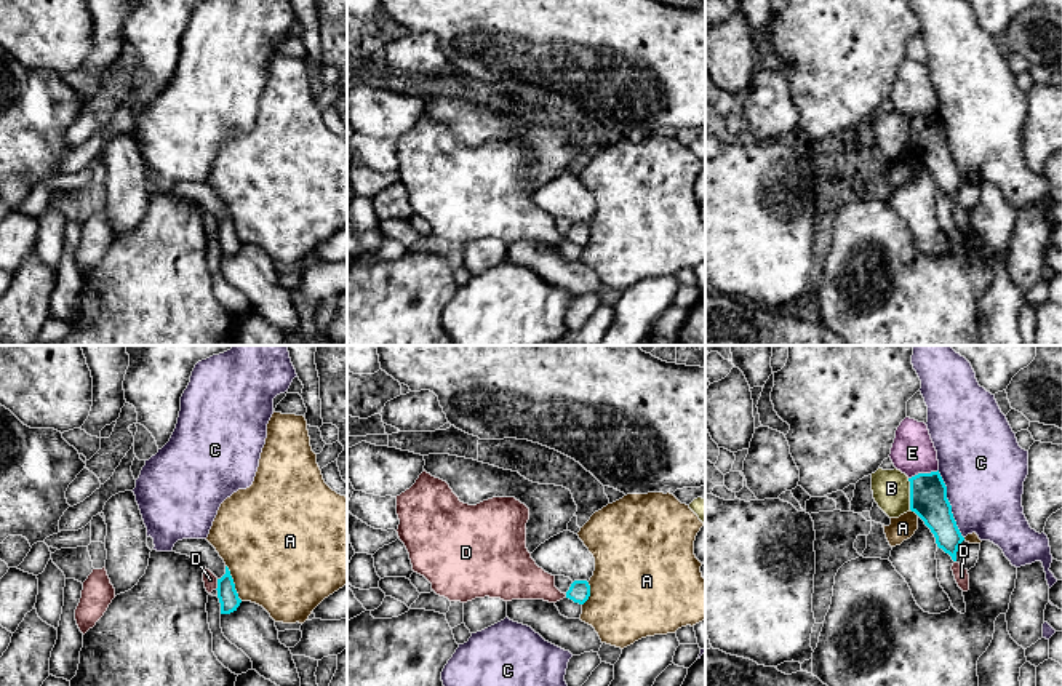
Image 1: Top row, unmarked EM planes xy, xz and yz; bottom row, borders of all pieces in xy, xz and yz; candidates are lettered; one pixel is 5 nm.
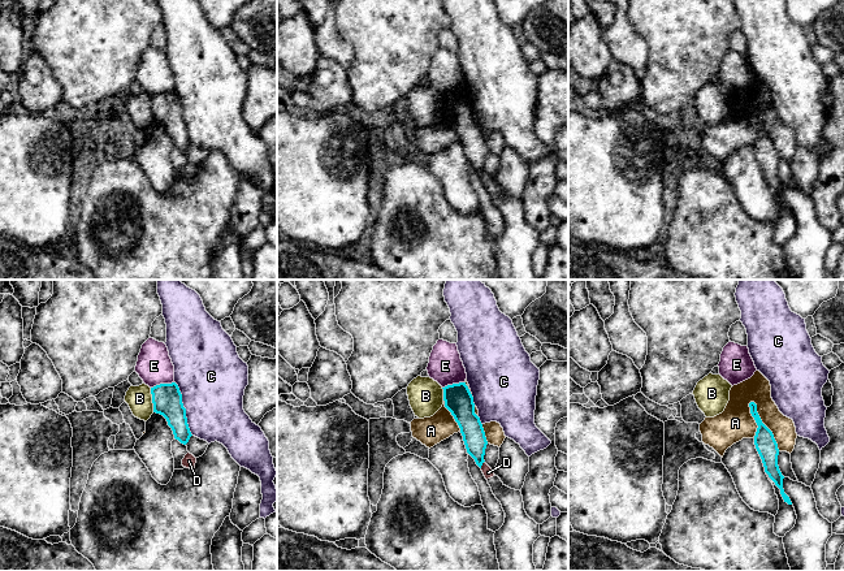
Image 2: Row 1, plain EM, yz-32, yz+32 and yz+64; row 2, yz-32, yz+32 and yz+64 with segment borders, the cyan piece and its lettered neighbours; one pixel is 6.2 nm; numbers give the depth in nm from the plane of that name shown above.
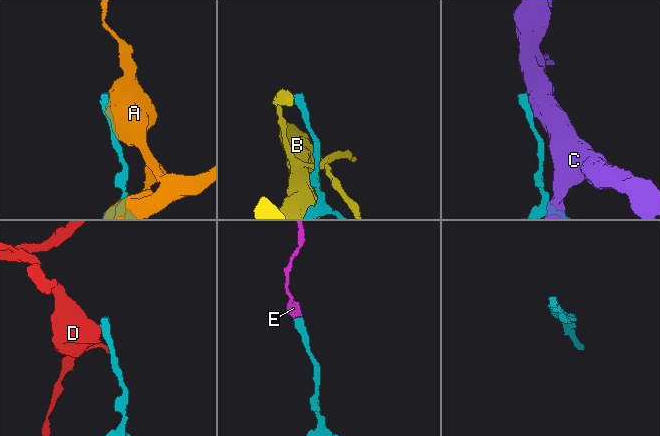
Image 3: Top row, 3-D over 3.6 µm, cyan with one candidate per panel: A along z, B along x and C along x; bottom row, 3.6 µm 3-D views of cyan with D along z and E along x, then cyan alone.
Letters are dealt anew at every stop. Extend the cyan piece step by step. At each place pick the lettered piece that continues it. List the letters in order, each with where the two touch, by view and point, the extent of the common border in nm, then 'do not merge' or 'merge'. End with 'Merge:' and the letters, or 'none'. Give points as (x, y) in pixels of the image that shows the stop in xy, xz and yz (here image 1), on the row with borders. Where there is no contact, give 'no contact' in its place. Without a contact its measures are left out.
A: contact xy (232, 582); length 200 nm; do not merge
B: contact yz (910, 494); length 160 nm; do not merge
C: contact yz (949, 504); length 360 nm; do not merge
D: contact xy (218, 584); length 60 nm; do not merge
E: contact yz (923, 474); length 160 nm; do not merge
Merge: none

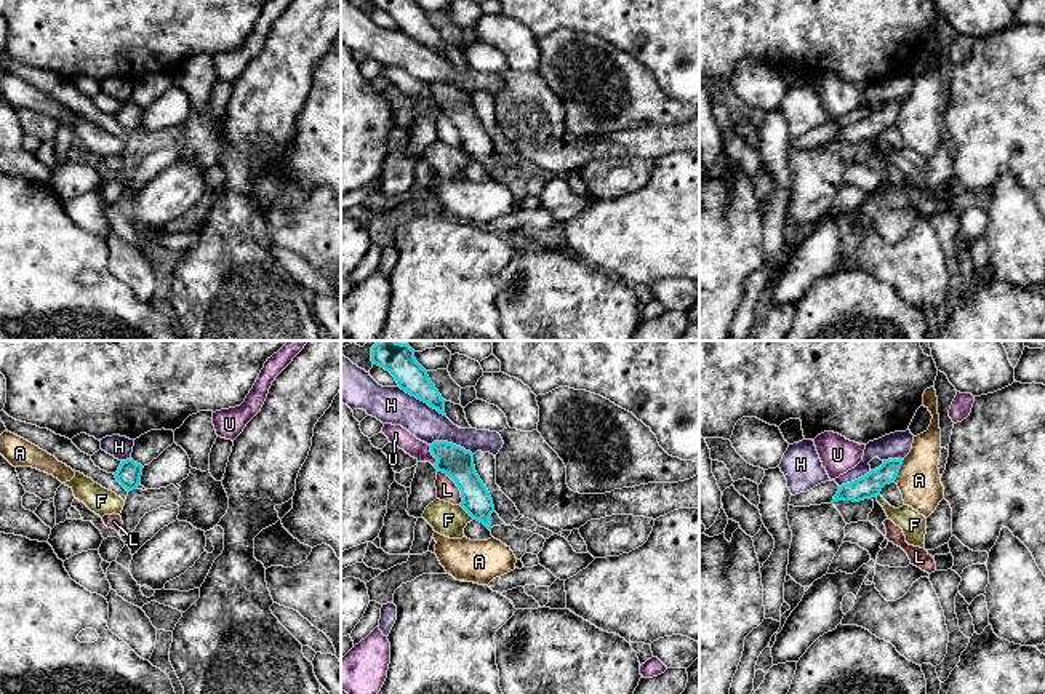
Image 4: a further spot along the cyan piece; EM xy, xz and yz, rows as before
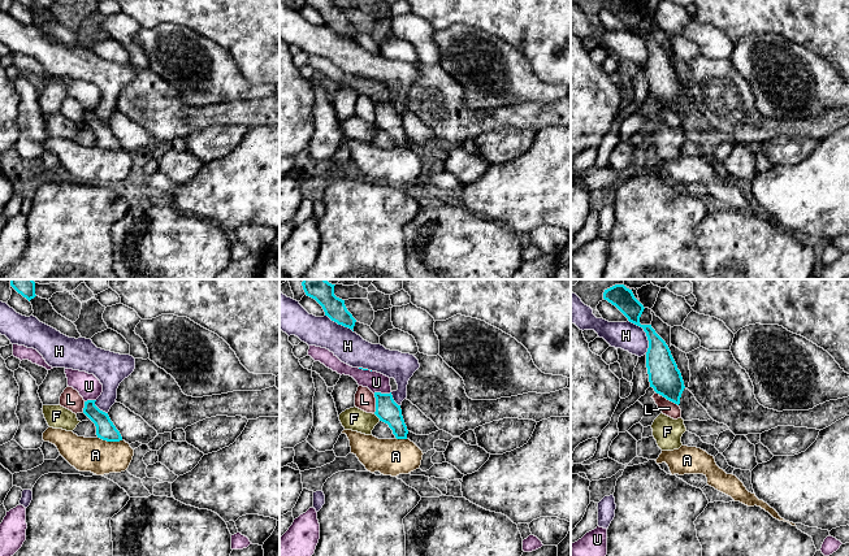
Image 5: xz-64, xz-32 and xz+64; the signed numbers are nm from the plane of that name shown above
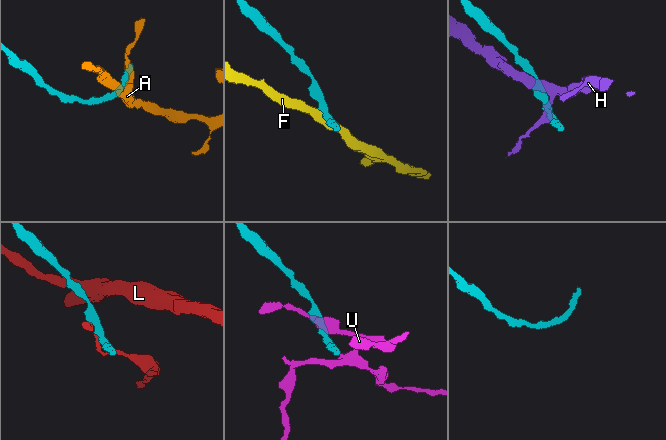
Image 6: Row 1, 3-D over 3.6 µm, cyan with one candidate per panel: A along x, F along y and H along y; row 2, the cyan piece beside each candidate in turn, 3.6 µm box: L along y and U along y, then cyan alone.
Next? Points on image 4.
A: contact yz (898, 470); length 130 nm; do not merge
F: contact xz (468, 512); length 100 nm; do not merge
H: contact xz (423, 400); length 280 nm; do not merge
L: contact xz (456, 485); length 200 nm; do not merge
U: contact xz (432, 454); length 120 nm; do not merge
Merge: none

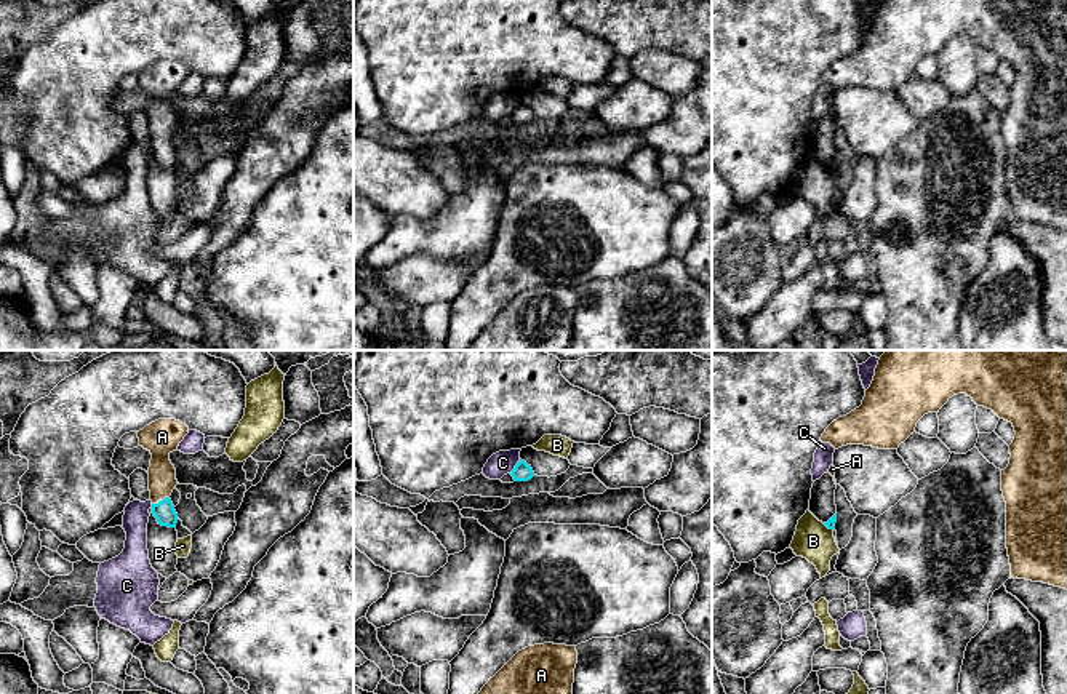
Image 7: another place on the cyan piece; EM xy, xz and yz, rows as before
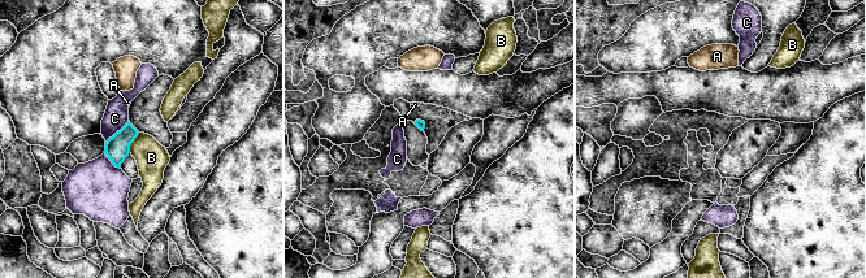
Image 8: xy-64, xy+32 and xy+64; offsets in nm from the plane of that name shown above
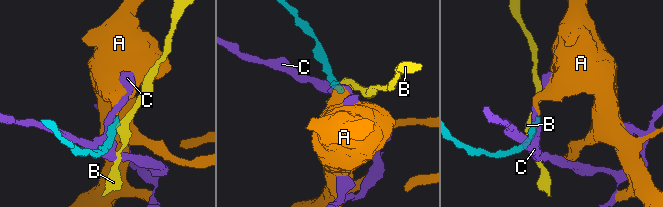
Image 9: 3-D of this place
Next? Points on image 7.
A: contact xy (160, 501); length 100 nm; merge
B: contact yz (827, 526); length 70 nm; do not merge
C: contact xz (515, 467); length 90 nm; do not merge
Merge: A

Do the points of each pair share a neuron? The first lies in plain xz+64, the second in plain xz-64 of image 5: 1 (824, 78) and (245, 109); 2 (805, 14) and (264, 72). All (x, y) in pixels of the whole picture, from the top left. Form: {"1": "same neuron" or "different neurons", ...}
{"1": "different neurons", "2": "same neuron"}

